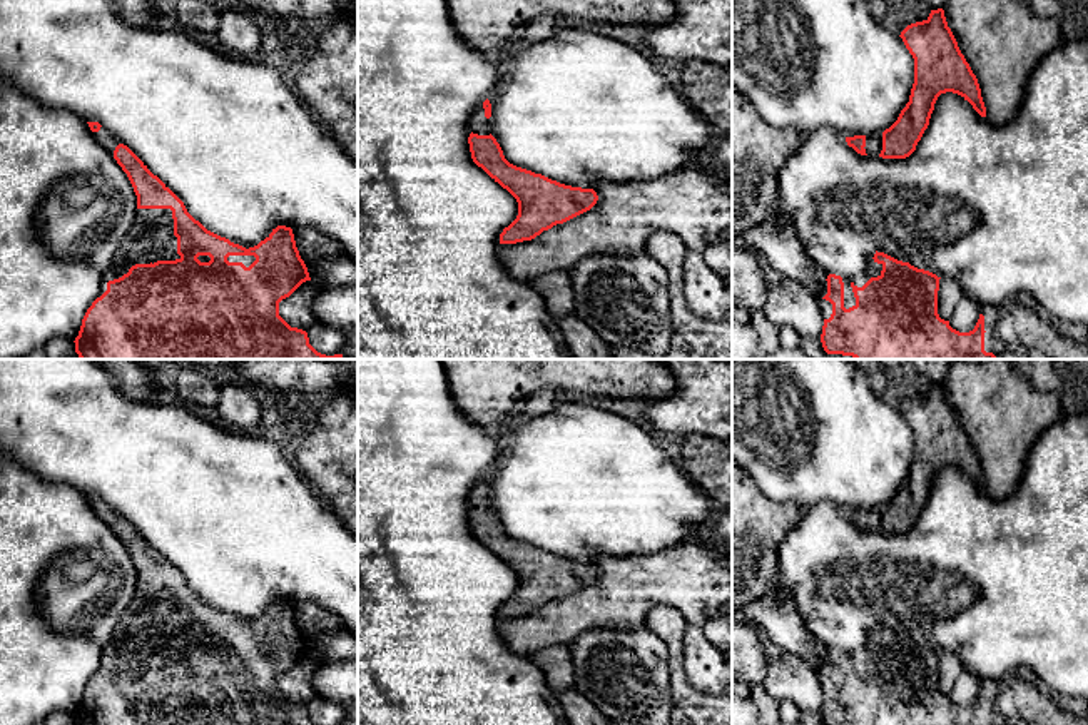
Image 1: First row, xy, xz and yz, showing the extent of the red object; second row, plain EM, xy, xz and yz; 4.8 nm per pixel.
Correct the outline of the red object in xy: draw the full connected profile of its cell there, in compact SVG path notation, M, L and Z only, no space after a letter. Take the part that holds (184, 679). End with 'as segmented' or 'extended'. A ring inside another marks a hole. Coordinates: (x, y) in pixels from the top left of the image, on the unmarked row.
M87 496L94 511L114 530L117 538L127 548L134 566L137 570L137 588L135 596L130 601L130 606L125 611L134 623L134 630L137 638L129 643L122 651L115 651L107 648L100 658L100 665L97 673L87 683L79 710L75 712L75 725L316 725L309 718L308 707L297 702L291 702L279 690L279 677L289 672L303 657L311 655L308 641L299 630L296 621L294 608L291 601L277 600L269 605L269 608L254 621L242 621L239 618L231 616L226 611L221 611L211 605L207 605L199 595L196 595L186 583L184 576L157 551L154 550L147 540L117 511L114 511L107 503L104 503L99 496Z; extended

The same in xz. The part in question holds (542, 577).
M486 473L471 489L468 511L473 536L518 576L516 593L500 608L500 618L531 615L543 605L590 585L598 570L593 563L560 558L541 548L510 538L491 510L491 478Z; extended

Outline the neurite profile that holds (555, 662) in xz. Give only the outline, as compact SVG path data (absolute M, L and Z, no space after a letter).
M550 645L530 658L547 677L547 683L553 693L573 687L573 662L570 645Z

